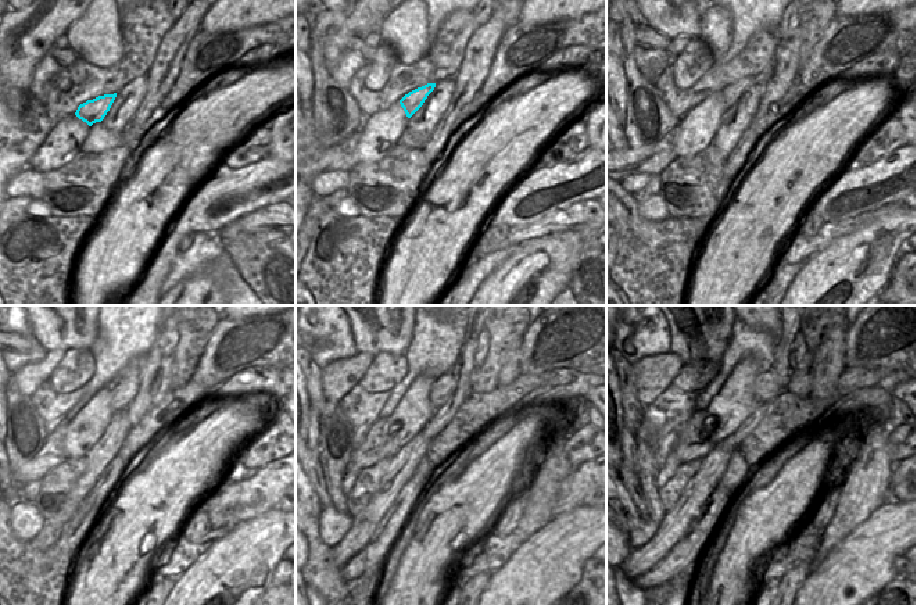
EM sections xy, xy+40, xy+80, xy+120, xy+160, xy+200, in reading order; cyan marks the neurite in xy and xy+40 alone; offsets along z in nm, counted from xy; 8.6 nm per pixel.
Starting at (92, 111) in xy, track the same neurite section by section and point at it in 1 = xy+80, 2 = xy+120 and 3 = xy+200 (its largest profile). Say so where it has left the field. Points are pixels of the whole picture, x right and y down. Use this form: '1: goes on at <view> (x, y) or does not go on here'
1: goes on at xy+80 (731, 93)
2: goes on at xy+120 (124, 394)
3: goes on at xy+200 (767, 386)

